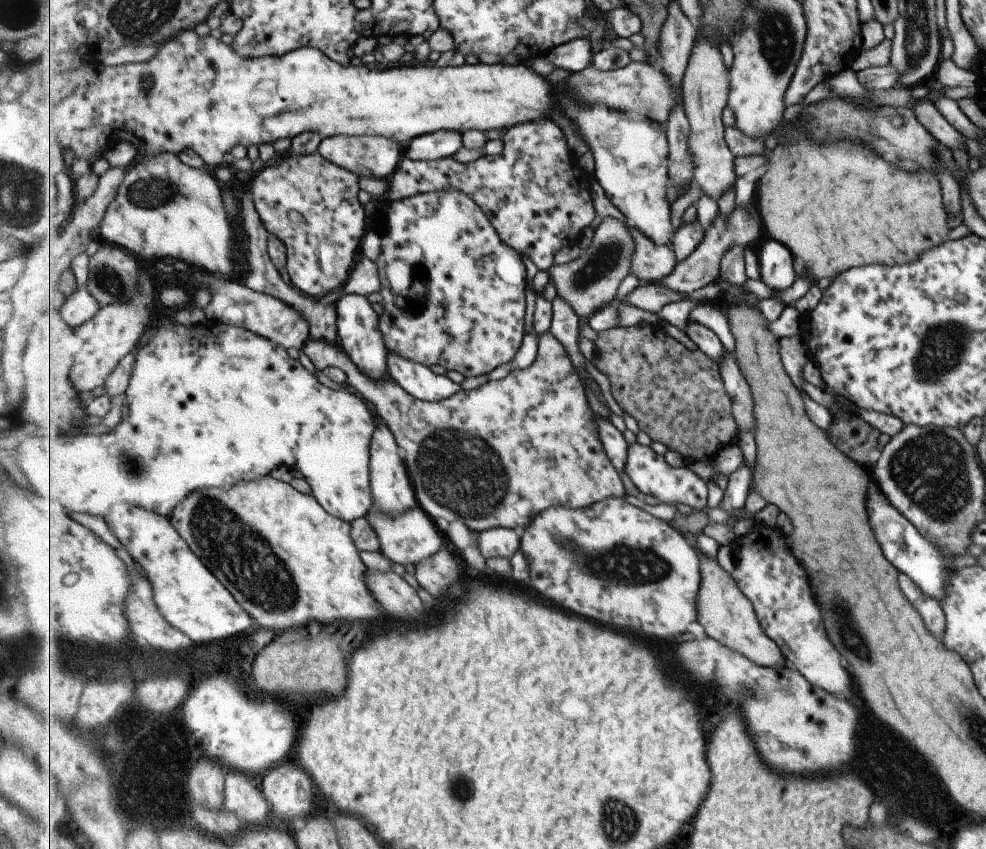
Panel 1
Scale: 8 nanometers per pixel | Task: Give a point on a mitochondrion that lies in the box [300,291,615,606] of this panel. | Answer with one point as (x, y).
(452, 463)

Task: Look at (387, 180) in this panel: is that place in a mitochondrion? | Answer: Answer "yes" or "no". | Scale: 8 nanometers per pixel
no

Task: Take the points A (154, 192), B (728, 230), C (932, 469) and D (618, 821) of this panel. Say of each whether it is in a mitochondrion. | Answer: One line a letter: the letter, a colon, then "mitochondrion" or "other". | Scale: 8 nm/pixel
A: mitochondrion
B: mitochondrion
C: mitochondrion
D: mitochondrion

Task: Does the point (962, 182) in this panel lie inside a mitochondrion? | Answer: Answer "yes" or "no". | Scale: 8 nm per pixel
no

